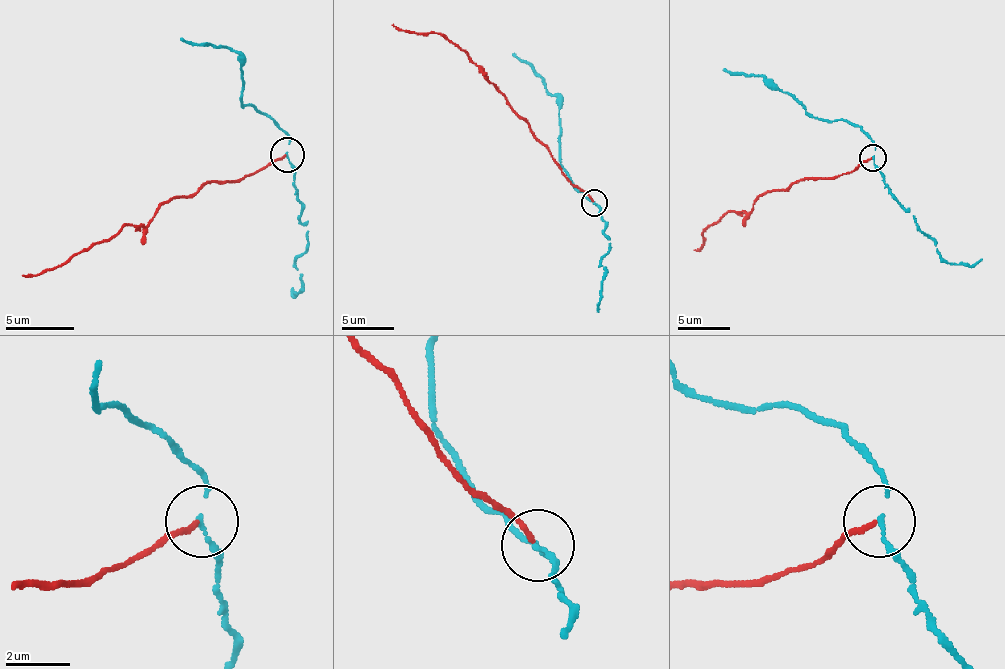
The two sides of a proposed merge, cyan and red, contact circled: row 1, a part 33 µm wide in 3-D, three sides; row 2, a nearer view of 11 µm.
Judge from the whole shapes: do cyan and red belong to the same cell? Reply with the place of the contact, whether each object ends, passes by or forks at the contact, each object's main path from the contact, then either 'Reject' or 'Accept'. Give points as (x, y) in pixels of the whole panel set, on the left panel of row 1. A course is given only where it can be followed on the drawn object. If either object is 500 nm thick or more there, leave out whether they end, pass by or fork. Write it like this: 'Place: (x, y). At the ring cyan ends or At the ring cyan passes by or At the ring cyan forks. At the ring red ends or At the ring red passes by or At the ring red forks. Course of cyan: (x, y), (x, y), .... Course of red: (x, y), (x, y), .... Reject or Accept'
Place: (287, 155). At the ring cyan passes by. At the ring red ends. Course of cyan: (288, 154), (288, 136), (253, 105), (243, 105), (240, 57), (226, 47), (198, 47), (181, 36). Course of red: (284, 154), (253, 174), (209, 181), (191, 195), (171, 199), (147, 226), (126, 226), (43, 271), (22, 274). Reject

